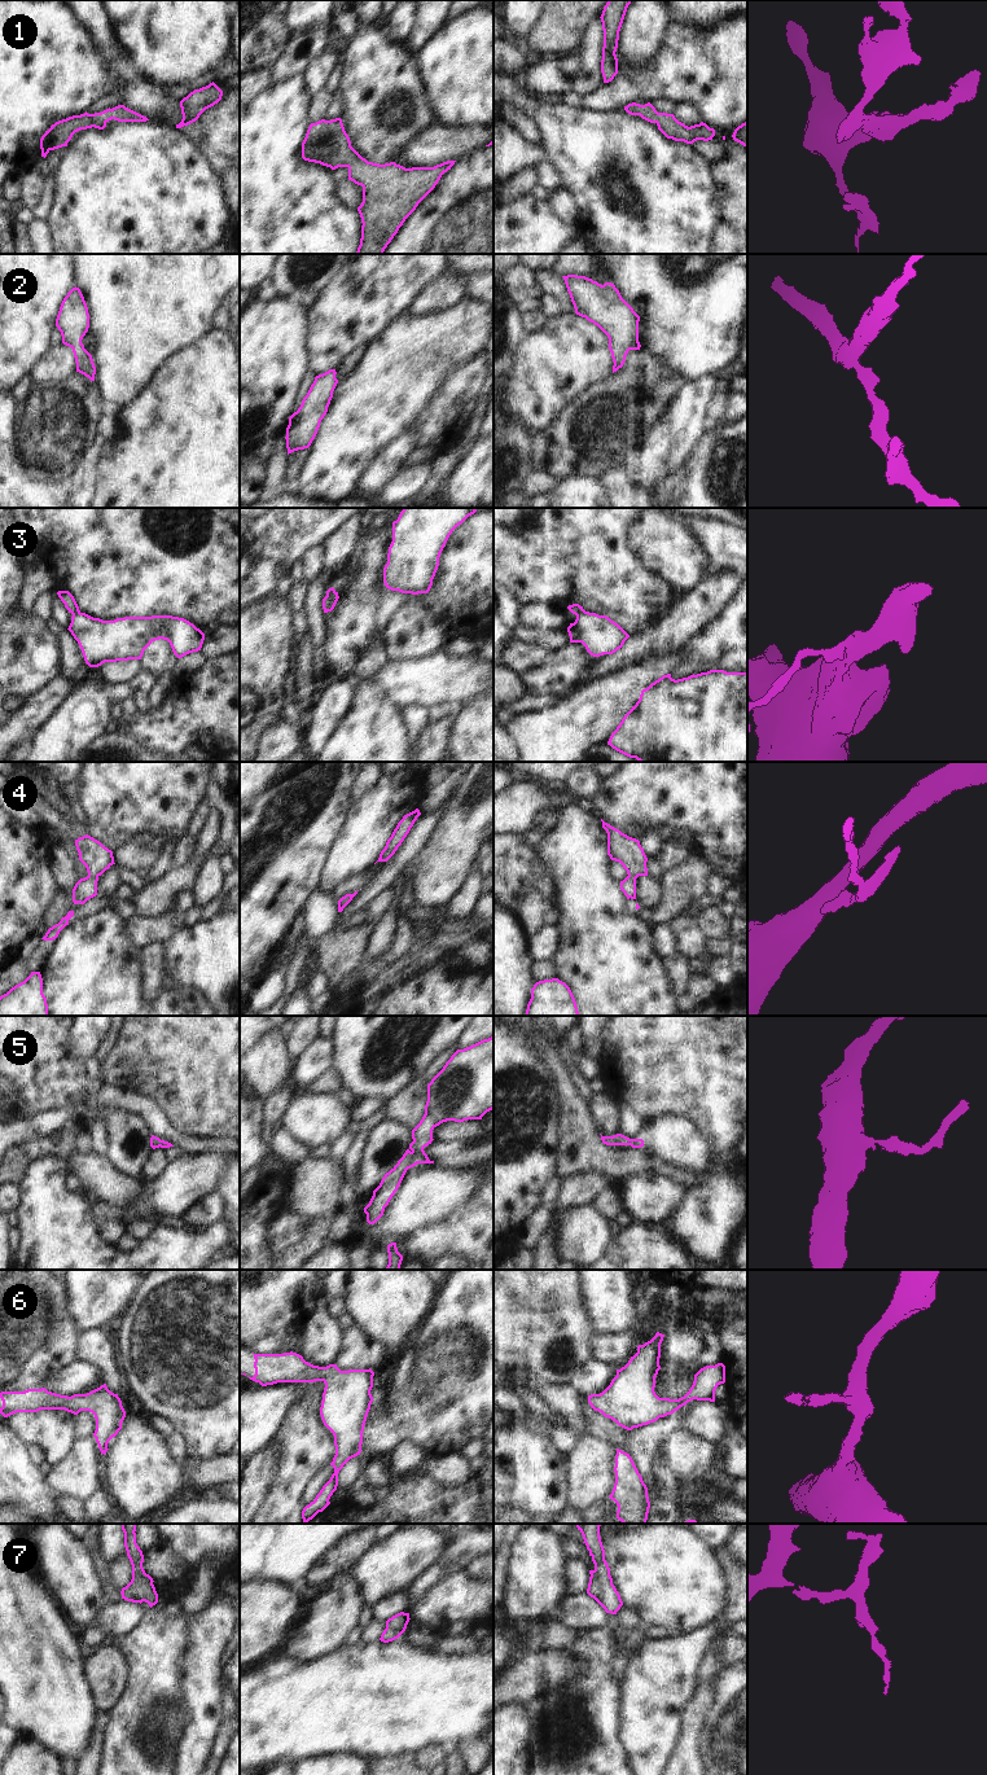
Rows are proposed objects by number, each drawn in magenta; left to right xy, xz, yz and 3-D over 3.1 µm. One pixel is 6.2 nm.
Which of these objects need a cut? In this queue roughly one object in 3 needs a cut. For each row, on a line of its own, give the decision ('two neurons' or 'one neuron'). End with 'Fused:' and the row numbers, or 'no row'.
1: one neuron
2: one neuron
3: two neurons
4: one neuron
5: one neuron
6: one neuron
7: one neuron
Fused: 3

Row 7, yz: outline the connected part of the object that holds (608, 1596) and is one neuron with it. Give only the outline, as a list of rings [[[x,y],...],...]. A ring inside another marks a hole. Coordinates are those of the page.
[[[576,1524],[582,1533],[584,1544],[589,1551],[589,1556],[595,1564],[595,1569],[589,1570],[589,1583],[587,1594],[593,1598],[606,1613],[617,1614],[623,1605],[619,1592],[613,1585],[610,1568],[605,1560],[605,1550],[600,1537],[601,1524]]]

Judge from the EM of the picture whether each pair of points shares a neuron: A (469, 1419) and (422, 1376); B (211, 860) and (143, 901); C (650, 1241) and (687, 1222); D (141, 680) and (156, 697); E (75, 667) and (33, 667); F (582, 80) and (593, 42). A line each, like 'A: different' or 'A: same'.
A: same
B: different
C: different
D: different
E: different
F: same

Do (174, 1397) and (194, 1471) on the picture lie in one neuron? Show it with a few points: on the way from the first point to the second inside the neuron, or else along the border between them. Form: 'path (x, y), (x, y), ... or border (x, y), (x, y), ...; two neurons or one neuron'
border (226, 1454), (196, 1462); two neurons

